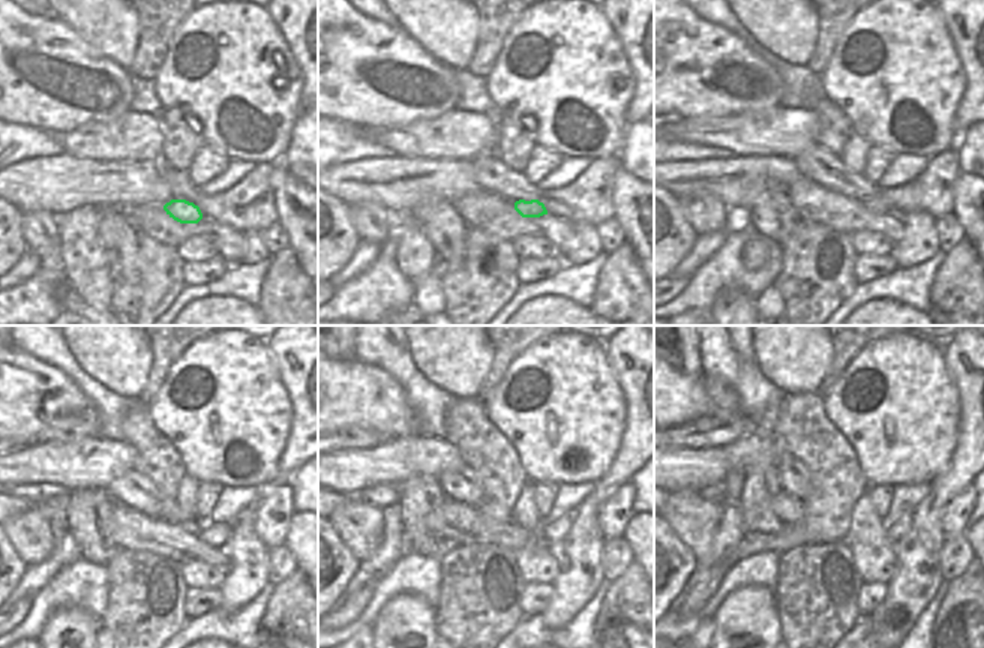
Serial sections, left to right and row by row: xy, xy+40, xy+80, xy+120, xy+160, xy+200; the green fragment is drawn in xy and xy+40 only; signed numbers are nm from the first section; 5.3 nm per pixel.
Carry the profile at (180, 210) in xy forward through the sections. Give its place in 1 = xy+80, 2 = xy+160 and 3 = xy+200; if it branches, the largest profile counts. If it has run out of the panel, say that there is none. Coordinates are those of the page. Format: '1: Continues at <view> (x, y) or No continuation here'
1: Continues at xy+80 (878, 206)
2: Continues at xy+160 (554, 533)
3: Continues at xy+200 (903, 522)

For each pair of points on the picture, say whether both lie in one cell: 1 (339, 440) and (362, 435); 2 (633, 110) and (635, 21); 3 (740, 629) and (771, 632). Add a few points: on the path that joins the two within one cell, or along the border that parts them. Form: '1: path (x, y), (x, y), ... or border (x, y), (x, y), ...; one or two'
1: path (345, 440), (356, 437); one
2: path (638, 87), (638, 44); one
3: path (747, 630), (764, 632); one

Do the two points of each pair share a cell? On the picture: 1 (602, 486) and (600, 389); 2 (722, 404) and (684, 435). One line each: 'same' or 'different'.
1: different
2: different

